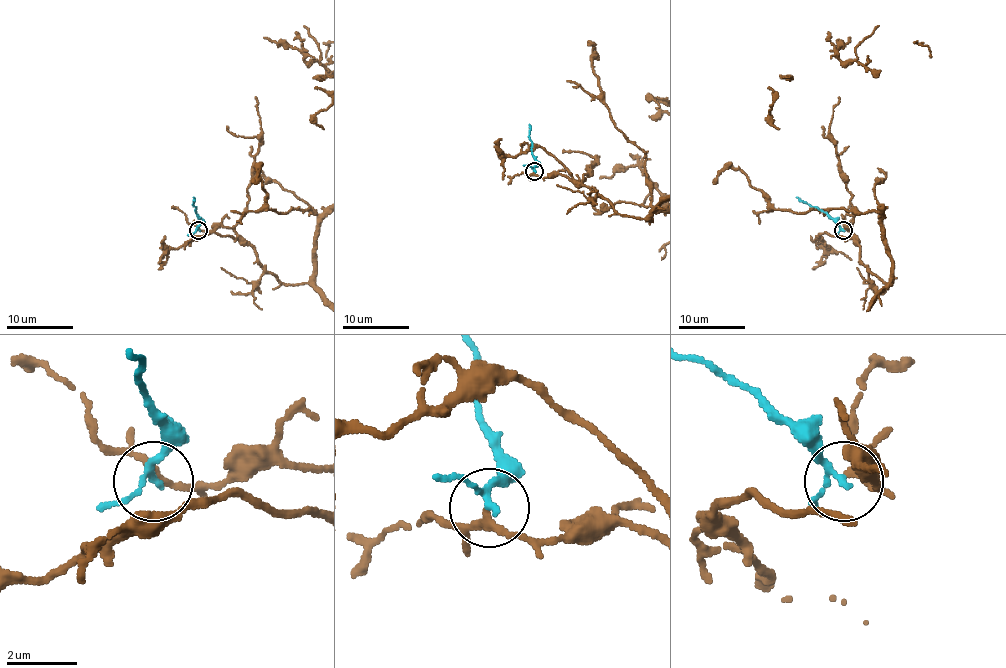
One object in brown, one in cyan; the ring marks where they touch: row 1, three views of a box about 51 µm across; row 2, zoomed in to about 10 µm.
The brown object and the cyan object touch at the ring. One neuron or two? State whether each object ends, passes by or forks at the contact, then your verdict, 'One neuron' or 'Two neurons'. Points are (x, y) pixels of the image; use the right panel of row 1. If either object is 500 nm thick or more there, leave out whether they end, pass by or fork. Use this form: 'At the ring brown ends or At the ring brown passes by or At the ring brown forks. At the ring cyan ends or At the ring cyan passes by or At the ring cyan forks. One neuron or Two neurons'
At the ring brown forks. At the ring cyan passes by. Two neurons

